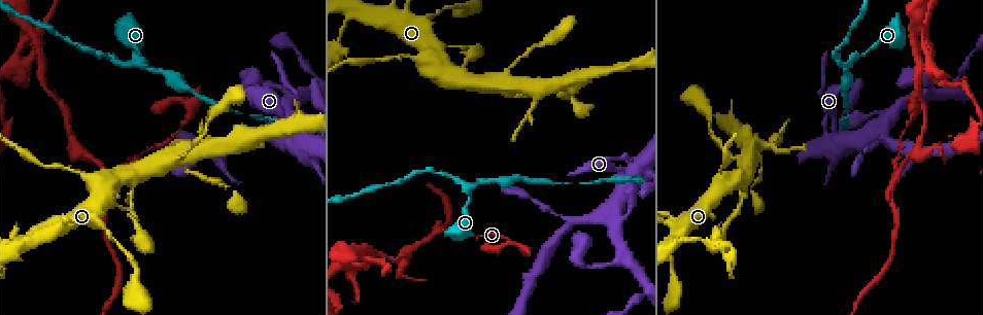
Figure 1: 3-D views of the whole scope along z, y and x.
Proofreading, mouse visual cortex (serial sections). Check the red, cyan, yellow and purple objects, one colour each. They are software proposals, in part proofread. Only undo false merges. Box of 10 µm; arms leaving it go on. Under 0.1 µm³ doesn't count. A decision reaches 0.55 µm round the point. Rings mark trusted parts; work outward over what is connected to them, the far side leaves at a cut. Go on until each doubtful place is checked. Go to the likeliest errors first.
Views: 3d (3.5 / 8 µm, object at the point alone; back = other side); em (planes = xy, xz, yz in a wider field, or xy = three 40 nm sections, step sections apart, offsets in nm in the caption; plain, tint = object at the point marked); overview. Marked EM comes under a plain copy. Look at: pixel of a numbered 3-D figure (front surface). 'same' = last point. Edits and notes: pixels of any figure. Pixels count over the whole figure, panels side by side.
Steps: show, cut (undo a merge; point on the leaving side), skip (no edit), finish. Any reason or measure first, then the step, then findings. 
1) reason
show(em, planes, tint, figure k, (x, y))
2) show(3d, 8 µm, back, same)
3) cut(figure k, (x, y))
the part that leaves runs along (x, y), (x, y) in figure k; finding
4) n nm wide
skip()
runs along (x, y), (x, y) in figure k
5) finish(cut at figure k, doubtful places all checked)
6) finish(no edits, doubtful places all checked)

two arms in line, one across
show(3d, 3.5 µm, back, figure 1, (506, 77))

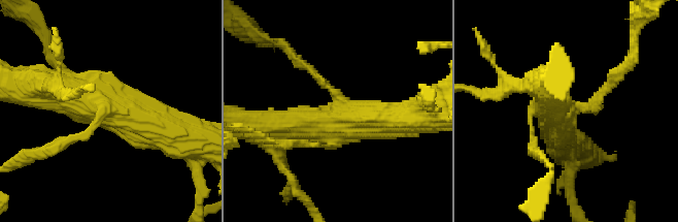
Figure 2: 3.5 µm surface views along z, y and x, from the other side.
shape alone is not enough
show(em, xy, step 2, tint, figure 2, (336, 107))

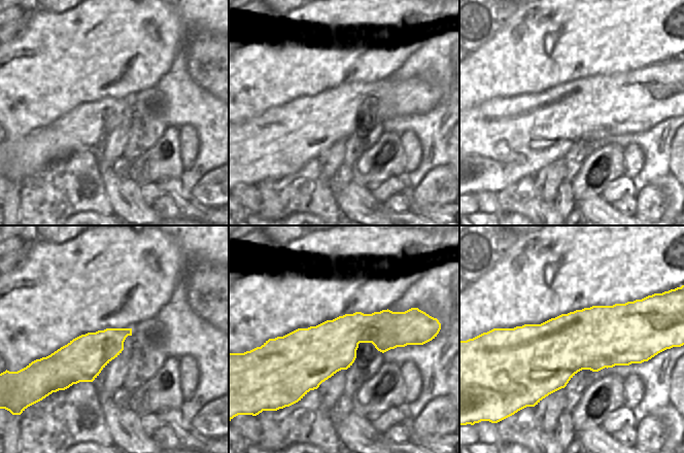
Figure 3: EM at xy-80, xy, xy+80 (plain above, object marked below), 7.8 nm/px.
skip()
runs along (173, 131), (46, 90) in figure 2; continuous, no second cell

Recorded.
abrupt turn
show(3d, 3.5 µm, figure 1, (894, 175))

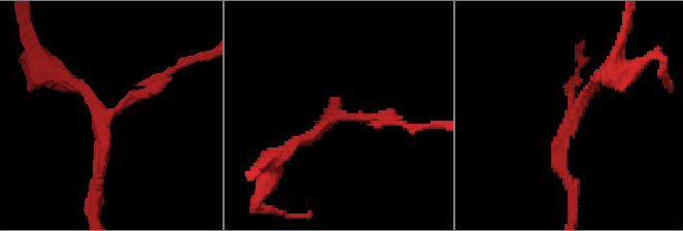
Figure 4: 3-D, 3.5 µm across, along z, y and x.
3 arms; arms of 100, 150, 200 nm; shape alone is not enough
show(em, xy, step 2, tint, figure 4, (109, 112))

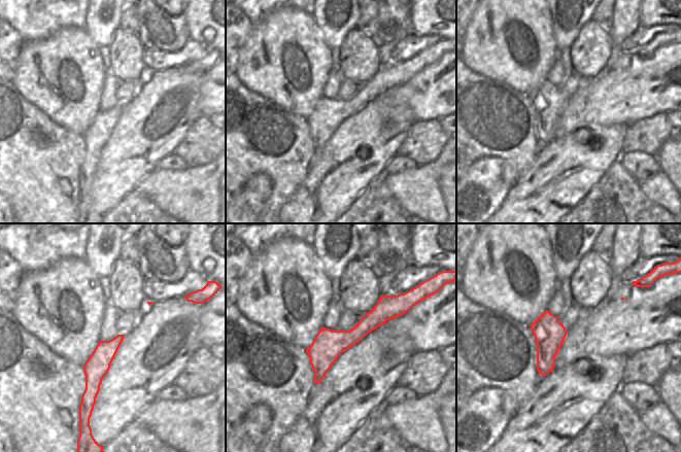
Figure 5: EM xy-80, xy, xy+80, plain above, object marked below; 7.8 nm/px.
skip()
runs along (400, 305), (345, 339), (316, 381) in figure 5; continuous, no second cell

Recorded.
calibre changes
show(3d, 3.5 µm, figure 1, (917, 28))

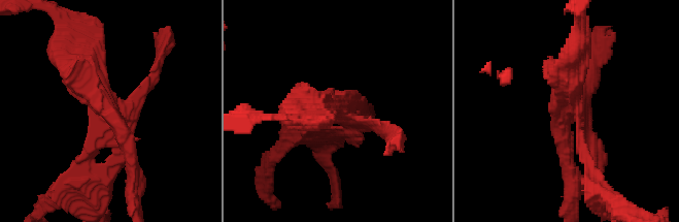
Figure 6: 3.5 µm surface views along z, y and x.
need the tissue
show(em, xy, step 1, tint, figure 6, (111, 111))

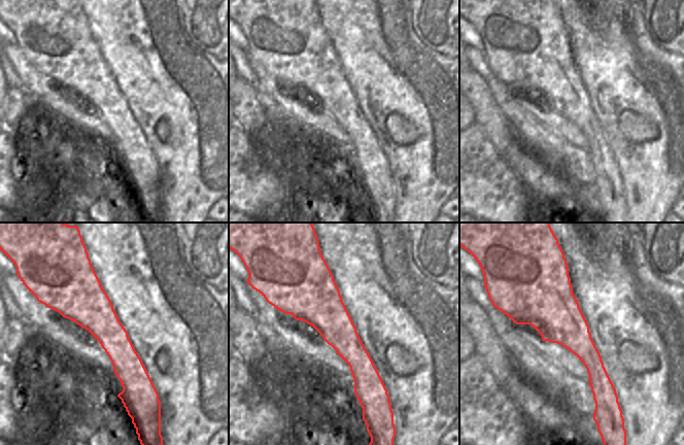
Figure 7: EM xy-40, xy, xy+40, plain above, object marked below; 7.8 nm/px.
cut(figure 6, (588, 148))
the part that leaves runs along (575, 109), (596, 201) in figure 6; a second cell is stuck on

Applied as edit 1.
show(overview)

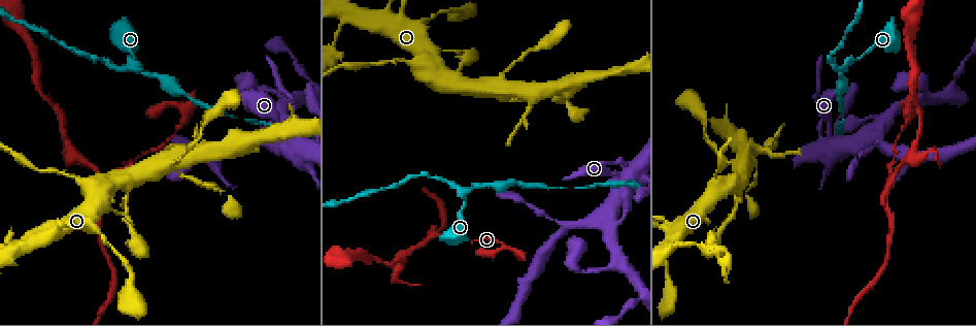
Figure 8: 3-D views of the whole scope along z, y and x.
abrupt turn
show(3d, 3.5 µm, figure 8, (906, 121))

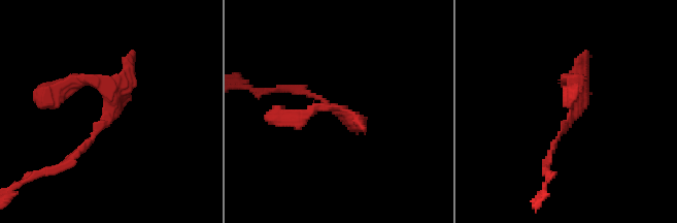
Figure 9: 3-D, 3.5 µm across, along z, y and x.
show(em, xy, step 5, tint, figure 9, (109, 112))

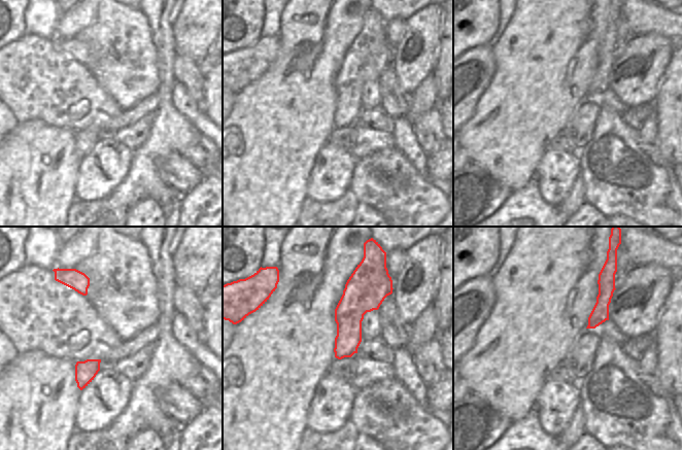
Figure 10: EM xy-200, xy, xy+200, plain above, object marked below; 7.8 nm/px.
another direction
show(em, xy, step 1, tint, same)

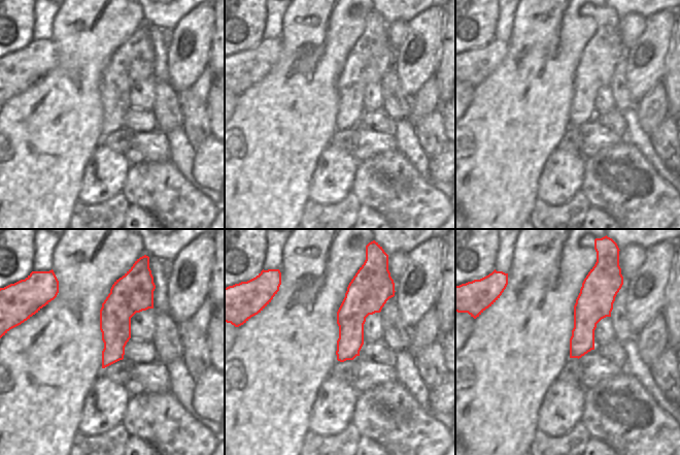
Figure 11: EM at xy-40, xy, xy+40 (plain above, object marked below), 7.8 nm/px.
skip()
runs along (546, 161), (575, 110), (565, 85), (575, 78) in figure 9; one cell here

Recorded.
a fork
show(3d, 8 µm, figure 8, (468, 191))

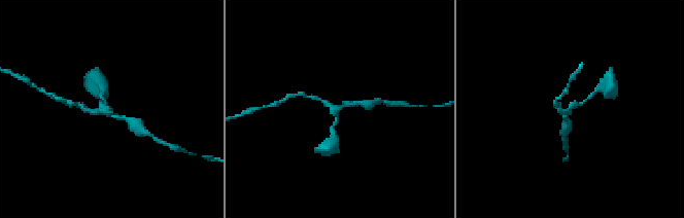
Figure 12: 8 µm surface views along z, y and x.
3 arms; arms of 150, 150, 150 nm
show(em, xy, step 1, tint, same)

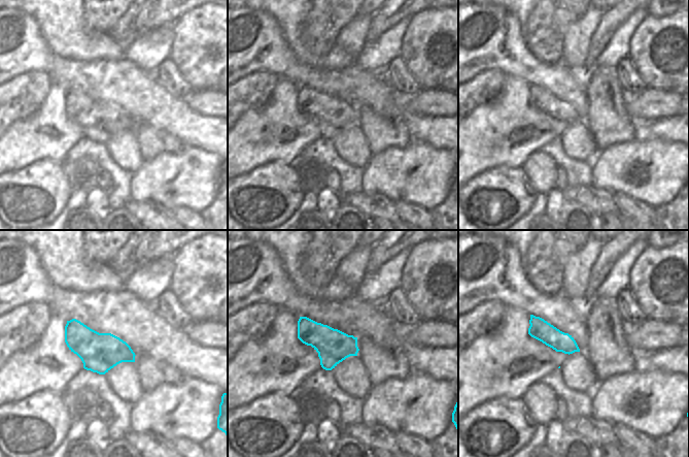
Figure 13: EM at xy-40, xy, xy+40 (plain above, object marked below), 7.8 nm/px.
skip()
runs along (532, 318), (551, 336), (576, 349) in figure 13; continuous, no second cell

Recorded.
finish(cut at figure 6, doubtful places all checked)

